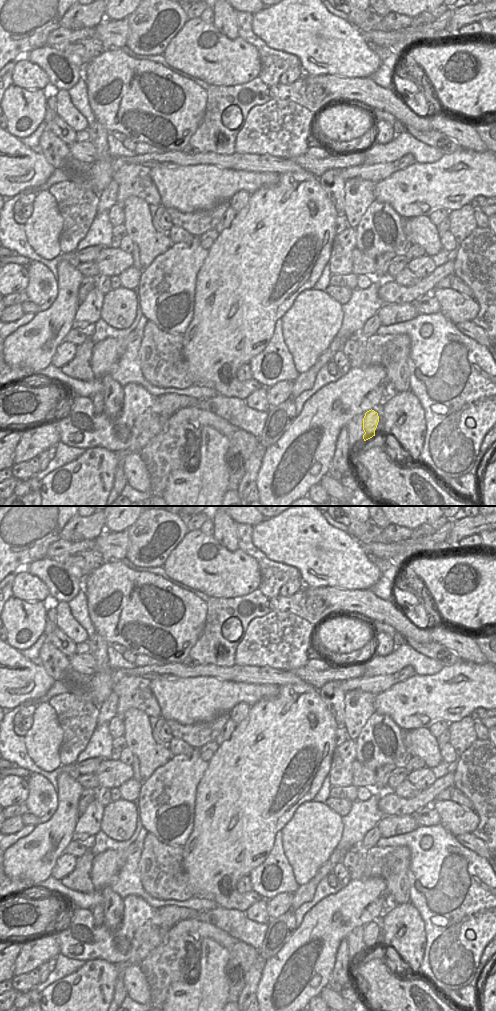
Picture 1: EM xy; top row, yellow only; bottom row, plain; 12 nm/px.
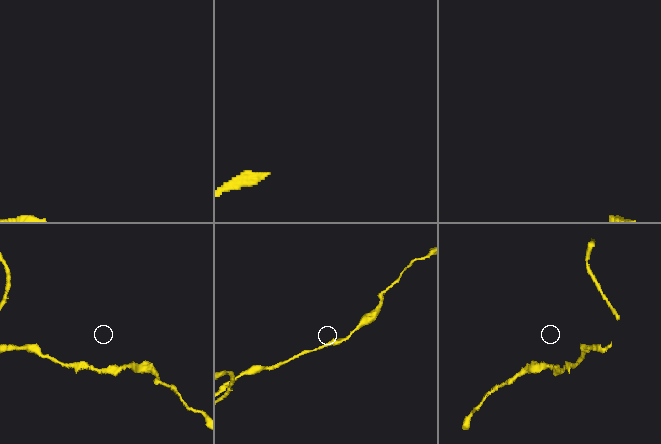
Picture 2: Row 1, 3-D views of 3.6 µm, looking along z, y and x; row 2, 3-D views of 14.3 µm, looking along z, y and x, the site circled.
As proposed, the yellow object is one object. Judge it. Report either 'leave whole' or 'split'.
leave whole

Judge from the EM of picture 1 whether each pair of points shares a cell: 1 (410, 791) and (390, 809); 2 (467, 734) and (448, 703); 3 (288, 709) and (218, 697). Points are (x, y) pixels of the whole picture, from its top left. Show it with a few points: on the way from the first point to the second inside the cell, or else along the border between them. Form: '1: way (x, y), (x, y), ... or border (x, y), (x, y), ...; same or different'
1: border (391, 791), (404, 798), (413, 798), (420, 791); different
2: border (469, 715), (449, 723); different
3: border (277, 694), (271, 697), (264, 697), (251, 705); different

